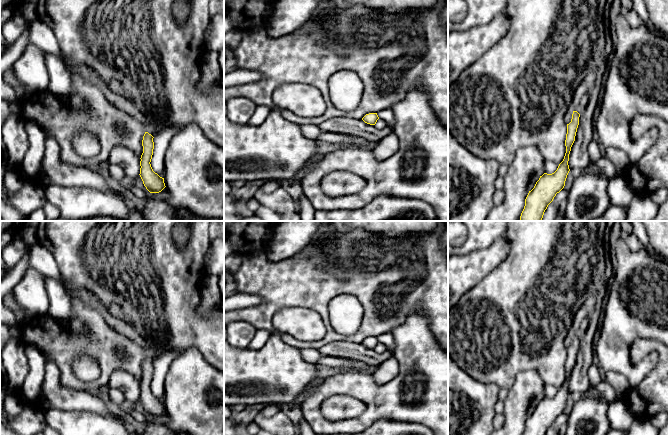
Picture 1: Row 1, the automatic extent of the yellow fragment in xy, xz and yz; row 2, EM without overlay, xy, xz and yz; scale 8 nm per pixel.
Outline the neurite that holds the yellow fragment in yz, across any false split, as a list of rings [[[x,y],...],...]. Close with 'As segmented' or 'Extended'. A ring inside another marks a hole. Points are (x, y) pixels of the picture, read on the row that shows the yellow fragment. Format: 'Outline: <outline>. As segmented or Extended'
Outline: [[[596,66],[592,68],[573,91],[571,103],[568,106],[568,109],[572,110],[573,114],[571,122],[567,124],[566,153],[563,161],[554,173],[544,173],[540,176],[534,188],[529,191],[525,199],[525,206],[521,213],[520,221],[541,221],[548,205],[553,201],[556,194],[564,188],[567,175],[570,171],[568,165],[569,154],[579,125],[580,114],[577,110],[581,106],[583,97],[589,93],[594,84],[596,70]]]. Extended

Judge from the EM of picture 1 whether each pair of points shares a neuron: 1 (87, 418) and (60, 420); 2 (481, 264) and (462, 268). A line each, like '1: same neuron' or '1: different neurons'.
1: same neuron
2: same neuron

